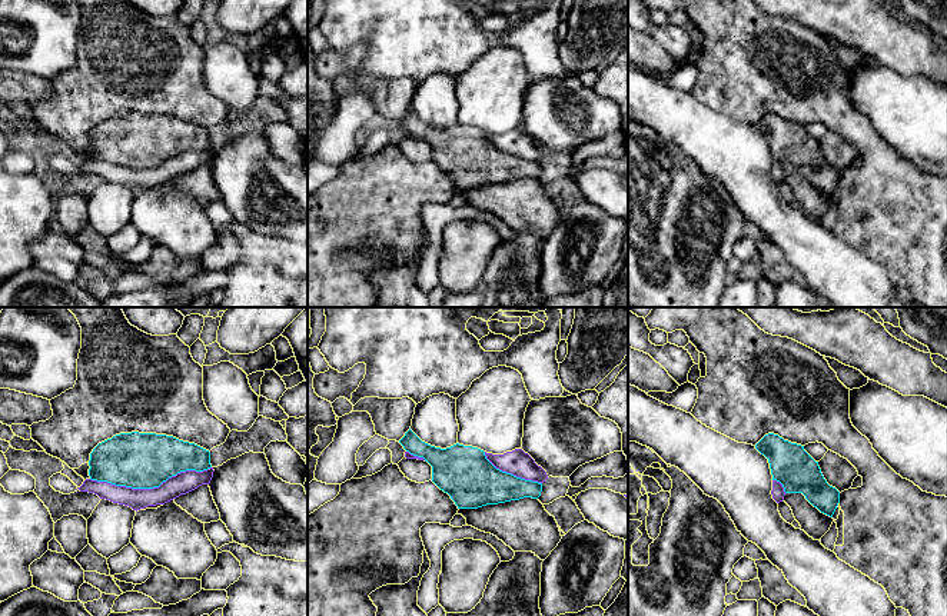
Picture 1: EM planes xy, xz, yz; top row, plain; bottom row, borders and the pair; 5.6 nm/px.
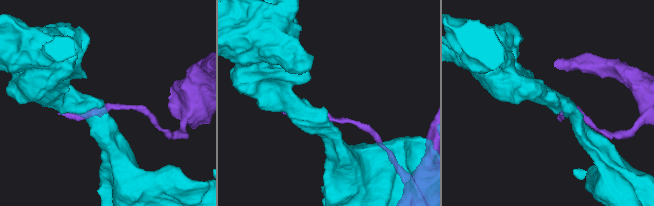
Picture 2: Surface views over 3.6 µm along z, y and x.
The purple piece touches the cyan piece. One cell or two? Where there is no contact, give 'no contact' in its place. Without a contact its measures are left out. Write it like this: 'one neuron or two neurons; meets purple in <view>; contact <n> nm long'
one neuron; meets purple in xy; contact 700 nm long

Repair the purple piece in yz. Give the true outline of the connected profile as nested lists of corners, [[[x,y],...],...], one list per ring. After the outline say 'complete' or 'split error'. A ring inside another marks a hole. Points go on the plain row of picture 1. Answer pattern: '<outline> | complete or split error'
[[[768,113],[755,129],[768,139],[772,154],[772,179],[780,183],[787,173],[803,173],[821,193],[833,197],[840,172],[824,159],[818,141],[804,126]]] | split error

